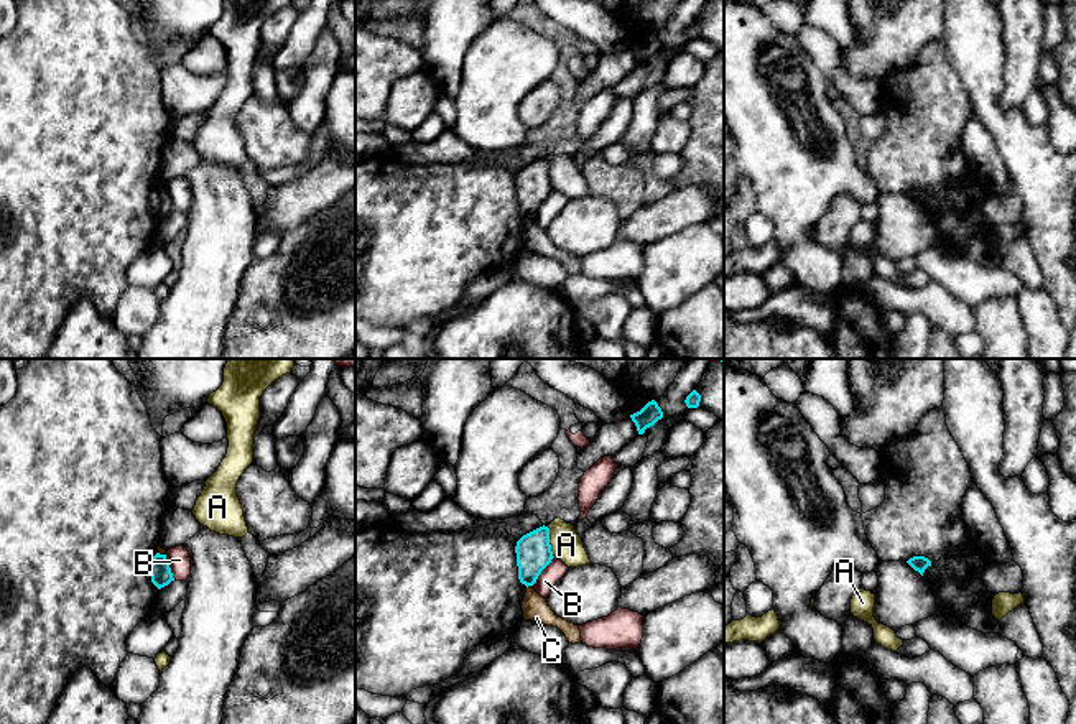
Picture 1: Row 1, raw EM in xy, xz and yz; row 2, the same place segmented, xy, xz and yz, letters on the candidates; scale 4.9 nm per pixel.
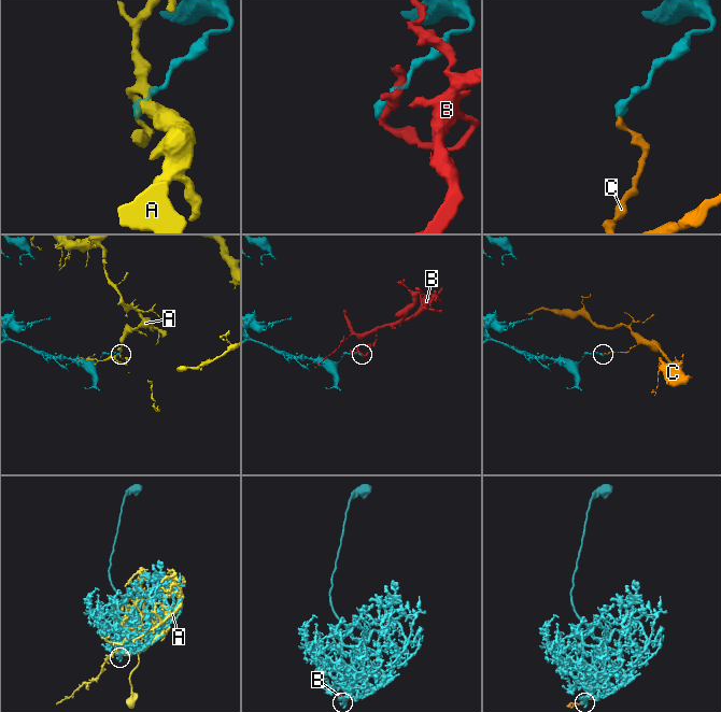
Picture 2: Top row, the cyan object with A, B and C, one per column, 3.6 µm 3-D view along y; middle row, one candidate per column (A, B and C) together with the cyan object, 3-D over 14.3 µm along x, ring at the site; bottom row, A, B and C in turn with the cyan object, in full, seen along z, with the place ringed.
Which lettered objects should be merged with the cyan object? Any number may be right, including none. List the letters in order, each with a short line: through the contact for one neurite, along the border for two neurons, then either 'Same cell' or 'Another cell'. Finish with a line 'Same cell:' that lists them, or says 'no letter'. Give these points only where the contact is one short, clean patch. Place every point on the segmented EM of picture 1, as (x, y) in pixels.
A: Another cell
B: Another cell
C: Line: xz (532, 584), (527, 588). Another cell
Same cell: no letter

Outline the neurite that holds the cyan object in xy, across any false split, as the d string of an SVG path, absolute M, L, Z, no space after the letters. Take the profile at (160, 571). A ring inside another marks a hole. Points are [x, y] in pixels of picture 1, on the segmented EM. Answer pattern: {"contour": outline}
{"contour": "M156 553L150 564L151 582L161 589L174 581L166 555Z"}

